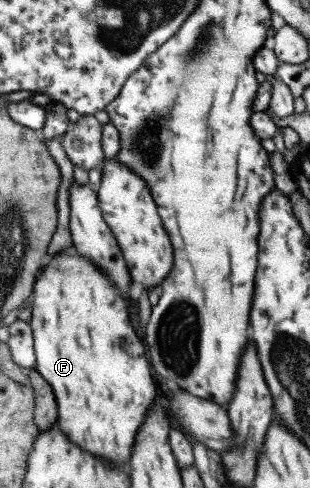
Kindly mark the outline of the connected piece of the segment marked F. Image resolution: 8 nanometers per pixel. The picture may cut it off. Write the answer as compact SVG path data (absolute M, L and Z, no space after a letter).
M72 248L62 250L54 256L44 261L46 263L44 270L37 274L32 284L33 301L31 305L31 319L28 321L31 327L31 334L33 337L33 353L35 356L35 370L47 381L50 385L52 393L54 394L54 401L57 405L56 426L74 445L77 445L82 451L87 451L99 459L111 461L115 465L122 465L127 469L127 463L133 448L134 438L137 435L137 429L141 427L145 421L145 413L149 405L153 403L155 396L159 395L157 389L157 379L153 375L148 358L146 357L146 347L134 332L130 320L128 320L128 313L126 312L126 301L120 298L118 290L114 288L114 284L110 282L109 277L105 273L101 273L96 268L94 262L80 258L76 255Z

